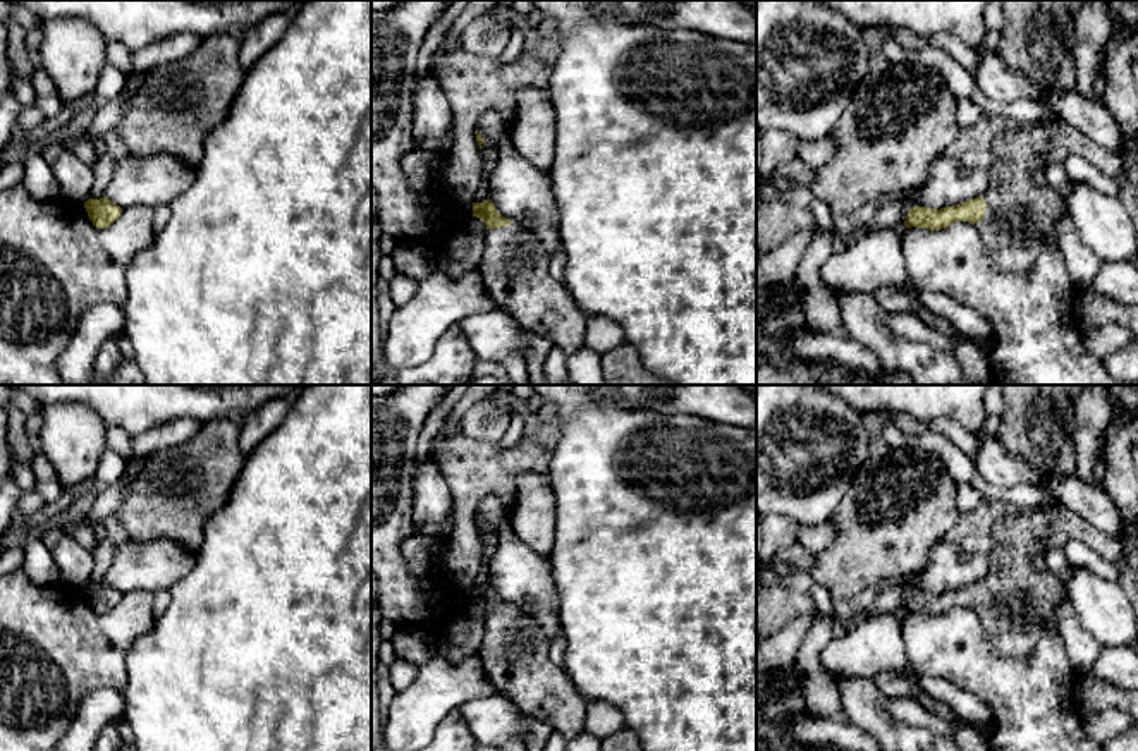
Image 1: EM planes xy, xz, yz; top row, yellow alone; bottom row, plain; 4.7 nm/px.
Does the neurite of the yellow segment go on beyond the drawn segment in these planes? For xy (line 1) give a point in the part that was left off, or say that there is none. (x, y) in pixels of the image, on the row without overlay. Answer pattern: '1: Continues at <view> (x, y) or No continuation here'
1: No continuation here

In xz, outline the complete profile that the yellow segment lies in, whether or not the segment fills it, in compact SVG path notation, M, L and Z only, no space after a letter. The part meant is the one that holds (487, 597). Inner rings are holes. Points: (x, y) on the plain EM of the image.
M492 584L473 588L473 601L486 610L485 634L478 658L497 694L514 703L524 715L547 722L566 739L584 732L588 701L578 693L566 670L548 658L548 638L536 619L504 603Z

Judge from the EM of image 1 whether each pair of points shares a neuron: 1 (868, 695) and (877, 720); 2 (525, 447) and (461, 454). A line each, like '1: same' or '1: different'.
1: same
2: same

